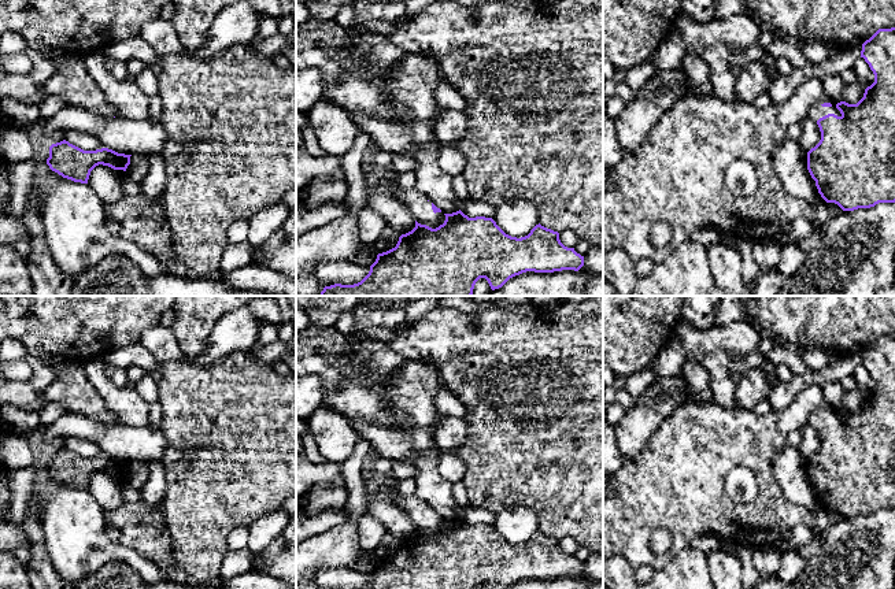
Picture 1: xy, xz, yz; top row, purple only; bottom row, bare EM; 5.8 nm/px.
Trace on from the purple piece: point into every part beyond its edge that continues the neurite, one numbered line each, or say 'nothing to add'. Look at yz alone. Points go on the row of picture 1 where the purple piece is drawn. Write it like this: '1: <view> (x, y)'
1: yz (817, 111)

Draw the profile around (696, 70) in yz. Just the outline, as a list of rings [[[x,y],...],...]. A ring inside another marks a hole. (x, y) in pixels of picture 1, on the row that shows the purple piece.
[[[688,47],[683,58],[683,67],[694,93],[700,96],[713,96],[711,70],[706,60]]]

